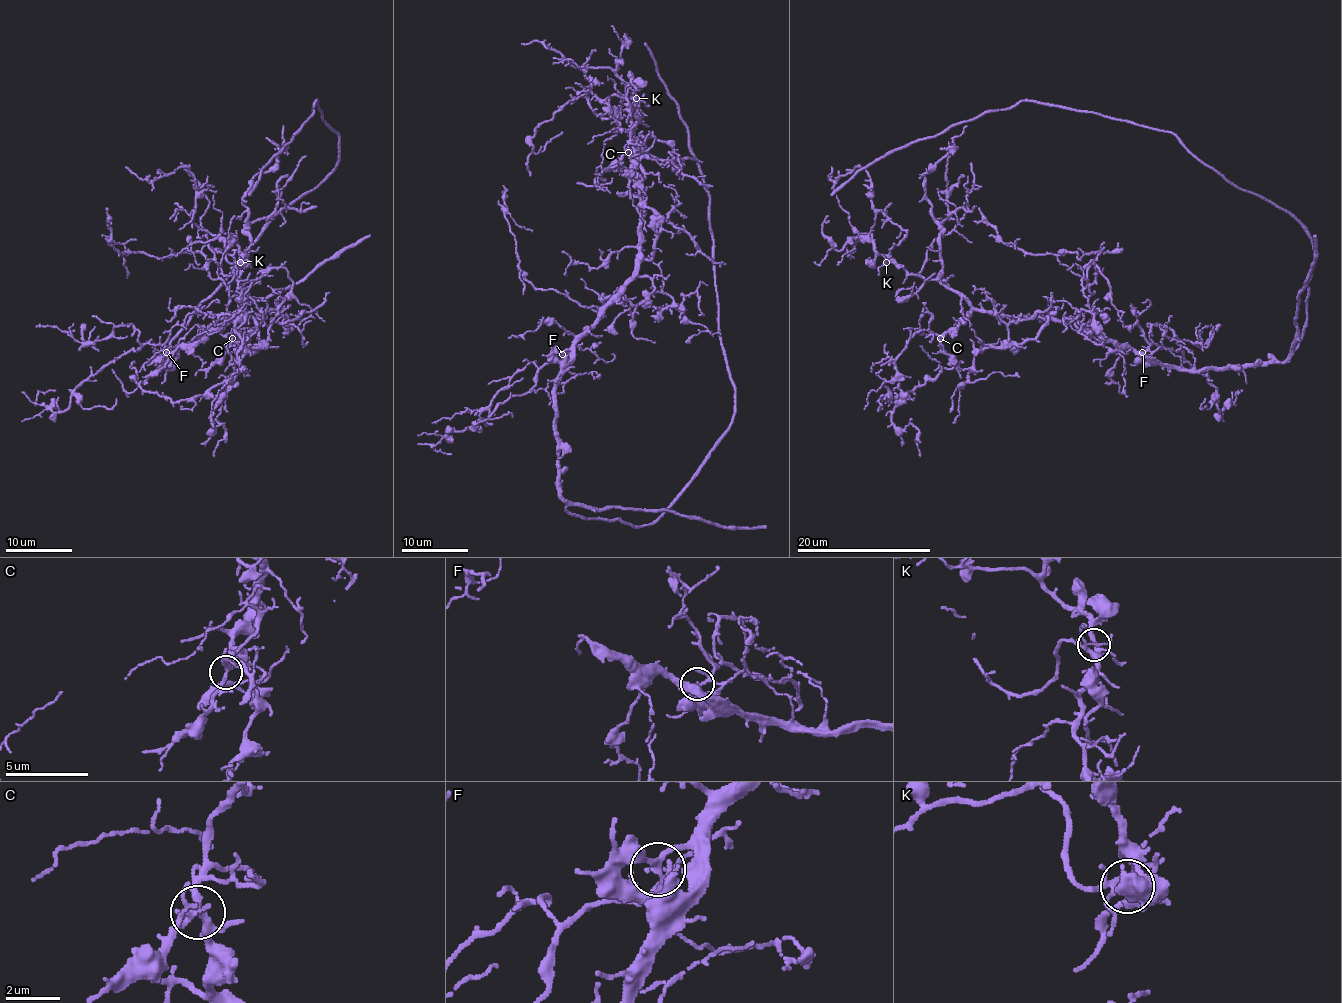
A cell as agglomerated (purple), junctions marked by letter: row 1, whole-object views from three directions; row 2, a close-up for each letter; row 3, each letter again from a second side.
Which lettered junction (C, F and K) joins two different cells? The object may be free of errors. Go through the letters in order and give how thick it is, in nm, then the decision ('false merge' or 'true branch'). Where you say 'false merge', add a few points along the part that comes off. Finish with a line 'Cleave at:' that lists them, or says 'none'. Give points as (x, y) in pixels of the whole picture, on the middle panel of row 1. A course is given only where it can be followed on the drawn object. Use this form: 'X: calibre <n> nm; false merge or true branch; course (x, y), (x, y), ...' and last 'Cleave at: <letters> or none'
C: calibre 280 nm; true branch
F: calibre 180 nm; true branch
K: calibre 140 nm; true branch
Cleave at: none

